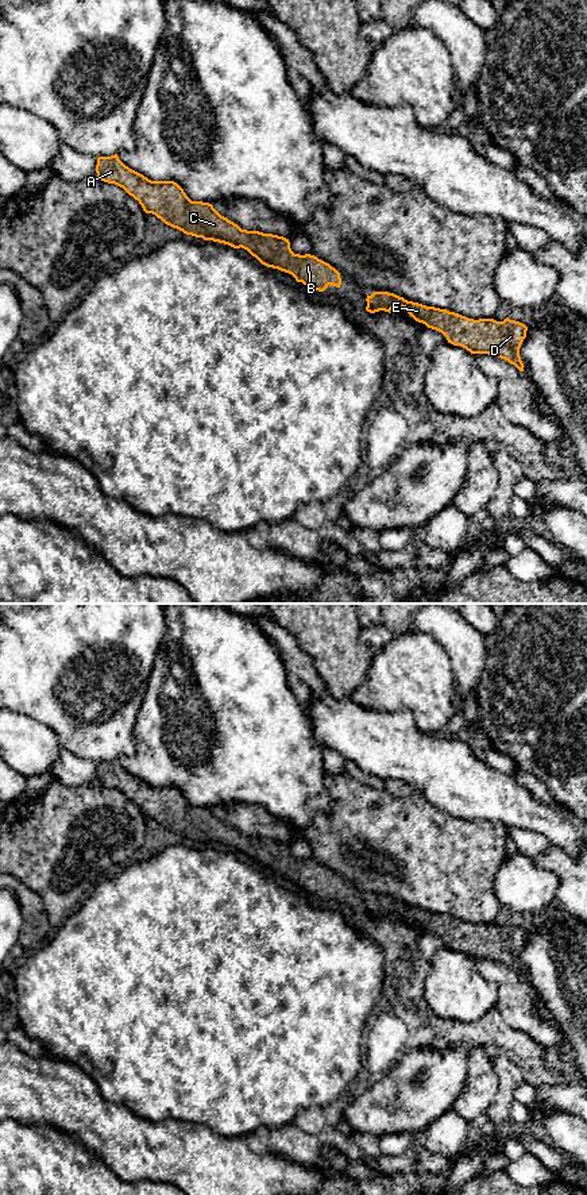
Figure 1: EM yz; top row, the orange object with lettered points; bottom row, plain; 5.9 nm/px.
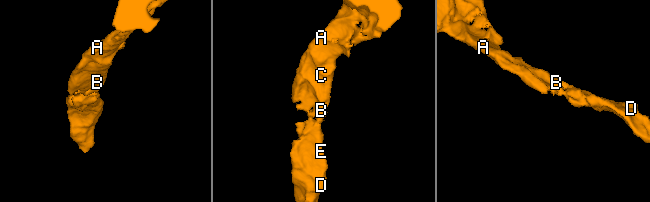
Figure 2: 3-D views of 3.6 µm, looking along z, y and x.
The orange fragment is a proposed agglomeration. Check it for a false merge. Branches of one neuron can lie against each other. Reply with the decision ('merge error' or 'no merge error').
no merge error

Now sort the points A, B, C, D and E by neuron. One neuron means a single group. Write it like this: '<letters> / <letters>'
A B C D E

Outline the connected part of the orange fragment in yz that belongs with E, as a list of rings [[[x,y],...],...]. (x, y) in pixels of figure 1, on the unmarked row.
[[[374,897],[367,899],[366,915],[375,918],[389,917],[394,911],[405,913],[408,918],[428,933],[441,937],[448,948],[460,951],[471,959],[488,959],[514,970],[524,976],[520,953],[526,942],[528,932],[520,926],[505,924],[468,924],[447,914],[426,911],[408,906],[389,897]]]

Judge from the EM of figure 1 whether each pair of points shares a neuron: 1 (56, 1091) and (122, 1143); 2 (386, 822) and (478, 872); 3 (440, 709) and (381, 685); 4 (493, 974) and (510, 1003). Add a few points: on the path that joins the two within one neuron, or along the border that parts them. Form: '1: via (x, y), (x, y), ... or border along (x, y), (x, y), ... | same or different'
1: via (72, 1102), (105, 1129) | same
2: via (409, 845), (418, 855), (447, 864), (455, 872) | same
3: via (425, 694), (416, 685), (396, 685) | same
4: via (499, 980), (510, 991), (510, 997) | same

